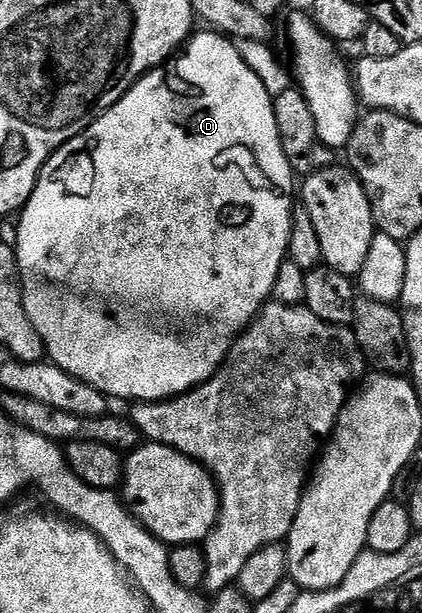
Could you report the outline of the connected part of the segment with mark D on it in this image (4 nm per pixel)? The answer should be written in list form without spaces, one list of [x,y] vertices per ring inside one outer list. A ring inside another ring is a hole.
[[[205,32],[209,34],[194,33],[183,49],[176,56],[164,62],[163,65],[155,67],[145,74],[136,84],[130,88],[119,101],[103,116],[96,118],[90,126],[79,136],[75,136],[67,144],[63,144],[45,162],[41,174],[37,177],[35,188],[27,200],[27,204],[19,211],[21,223],[17,226],[17,263],[21,269],[21,291],[25,297],[27,316],[39,332],[39,336],[45,345],[45,353],[56,366],[66,370],[71,376],[83,380],[99,392],[103,392],[106,398],[116,400],[122,398],[126,404],[135,402],[168,402],[171,398],[177,398],[185,394],[195,386],[201,386],[211,375],[225,363],[225,357],[233,347],[234,339],[244,331],[245,327],[260,314],[266,304],[272,299],[275,288],[275,276],[279,276],[279,268],[286,262],[289,252],[289,237],[293,231],[293,208],[295,205],[295,182],[293,186],[294,163],[283,152],[283,144],[279,140],[279,128],[275,124],[275,112],[273,111],[273,100],[263,81],[244,62],[237,51],[236,45],[226,35],[220,32]]]

